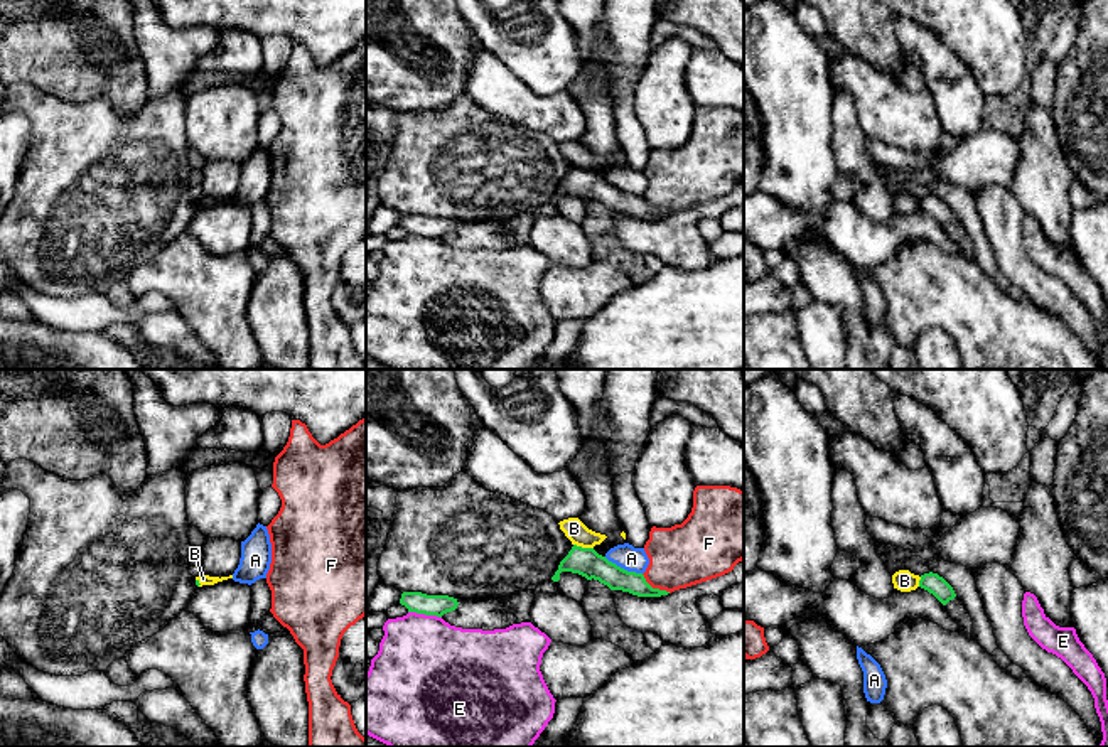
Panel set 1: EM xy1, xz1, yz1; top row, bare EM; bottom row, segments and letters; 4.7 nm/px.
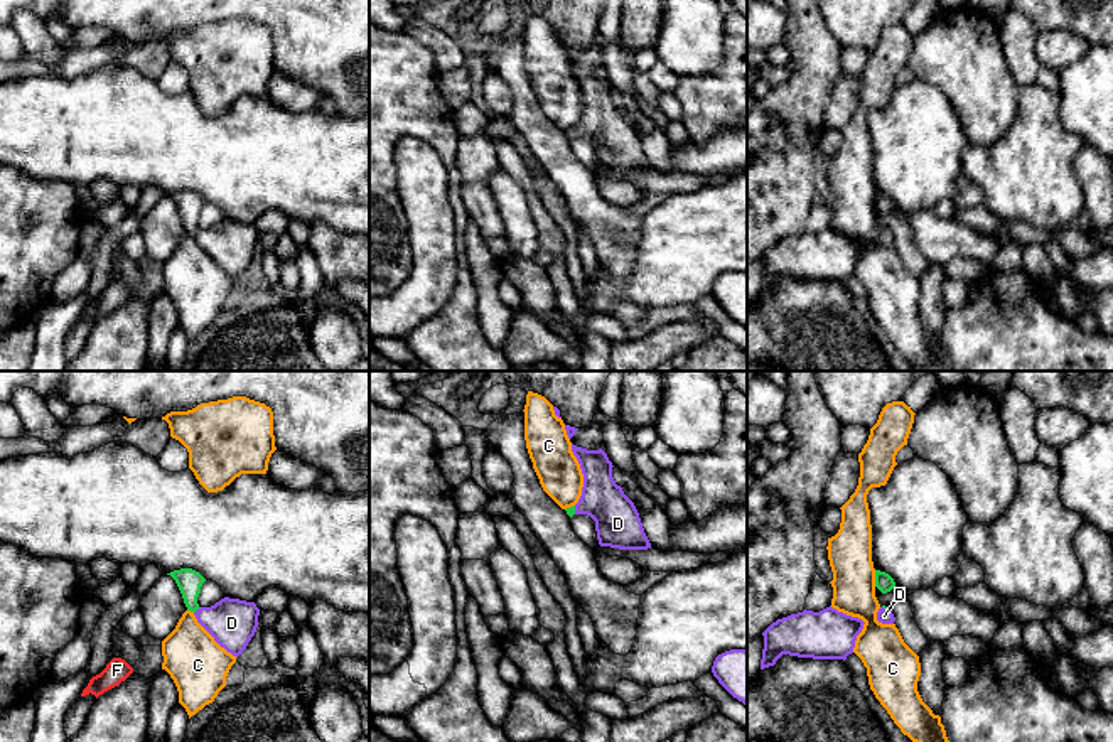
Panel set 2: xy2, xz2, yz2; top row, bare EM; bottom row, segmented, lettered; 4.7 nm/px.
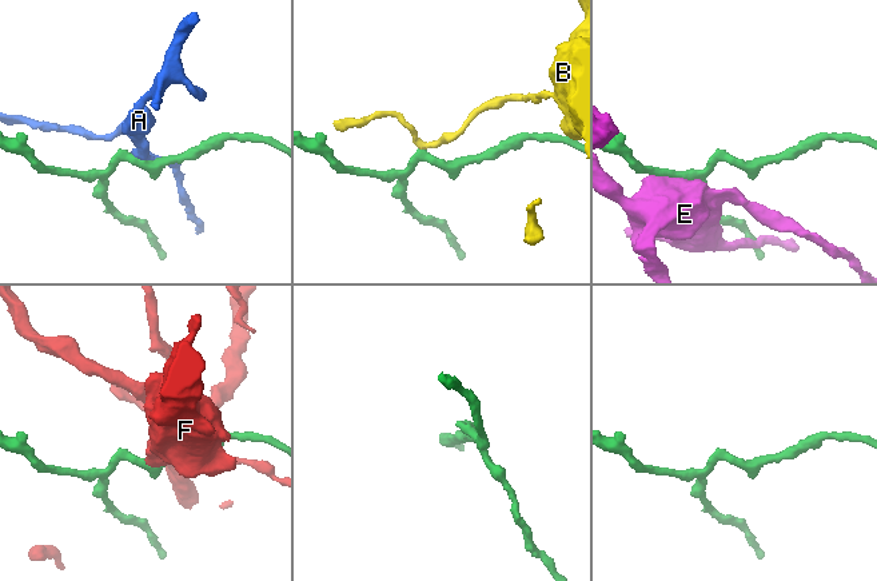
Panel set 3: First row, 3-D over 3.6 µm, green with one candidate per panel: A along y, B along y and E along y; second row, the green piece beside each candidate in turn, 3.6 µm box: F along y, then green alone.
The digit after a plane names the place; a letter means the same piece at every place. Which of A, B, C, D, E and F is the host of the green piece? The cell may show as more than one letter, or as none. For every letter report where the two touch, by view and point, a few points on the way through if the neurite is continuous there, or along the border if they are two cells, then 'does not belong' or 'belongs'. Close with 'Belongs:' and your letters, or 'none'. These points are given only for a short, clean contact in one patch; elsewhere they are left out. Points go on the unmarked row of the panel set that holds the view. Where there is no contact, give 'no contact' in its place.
A: xz1 (623, 191) | does not belong
B: xz1 (584, 171) | along xz1 (574, 166), (592, 171) | does not belong
C: yz2 (876, 201) | along yz2 (874, 193), (876, 208) | does not belong
D: xy2 (198, 230) | across xy2 (189, 204), (189, 221), (198, 230), (208, 240), (231, 245) | belongs
E: xz1 (425, 236) | does not belong
F: xz1 (655, 211) | does not belong
Belongs: D

